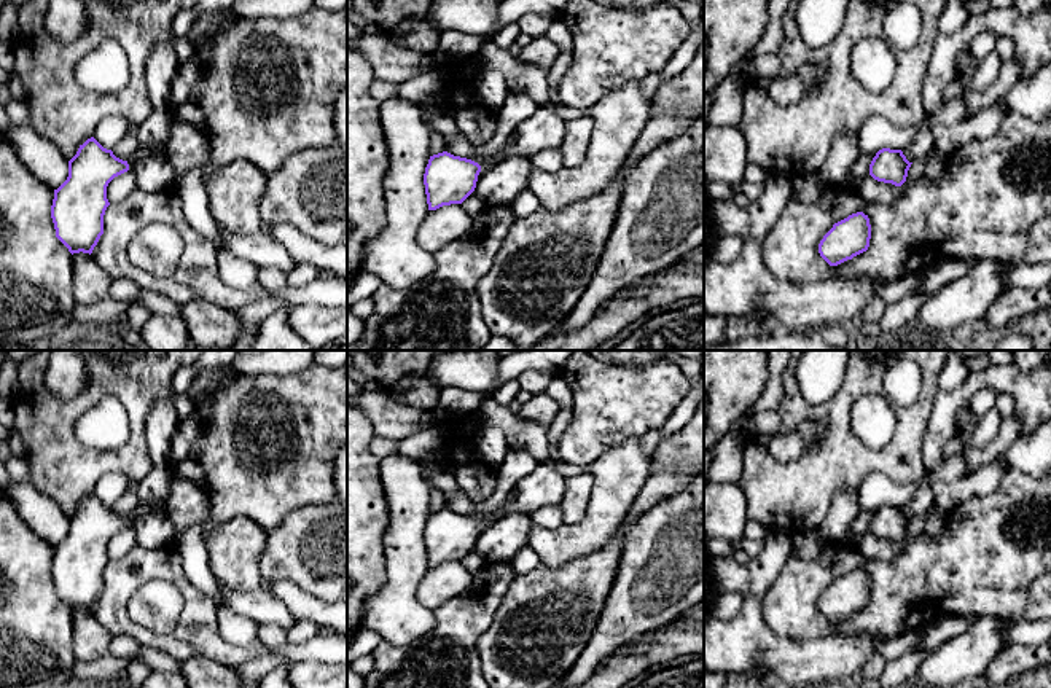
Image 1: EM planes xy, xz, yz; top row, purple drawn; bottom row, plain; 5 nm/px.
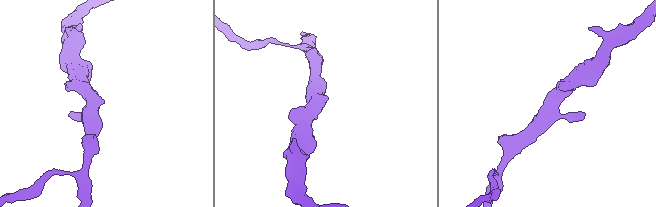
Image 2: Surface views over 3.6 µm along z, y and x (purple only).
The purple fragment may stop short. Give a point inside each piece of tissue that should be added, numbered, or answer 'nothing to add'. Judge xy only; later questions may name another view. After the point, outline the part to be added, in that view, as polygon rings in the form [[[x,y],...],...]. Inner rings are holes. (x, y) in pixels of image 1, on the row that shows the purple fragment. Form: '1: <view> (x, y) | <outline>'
1: xy (142, 152) | [[[169,142],[166,143],[164,148],[150,148],[147,145],[139,145],[137,151],[127,159],[127,164],[131,167],[137,159],[145,159],[145,158],[167,159],[167,151],[169,151]]]

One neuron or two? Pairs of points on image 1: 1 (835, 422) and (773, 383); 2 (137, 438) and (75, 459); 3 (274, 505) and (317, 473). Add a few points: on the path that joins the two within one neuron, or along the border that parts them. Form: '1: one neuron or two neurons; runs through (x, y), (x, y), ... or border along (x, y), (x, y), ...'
1: two neurons; border along (787, 367), (782, 375), (782, 398), (774, 410)
2: one neuron; runs through (123, 454), (118, 459), (91, 459)
3: one neuron; runs through (285, 494), (306, 473)

